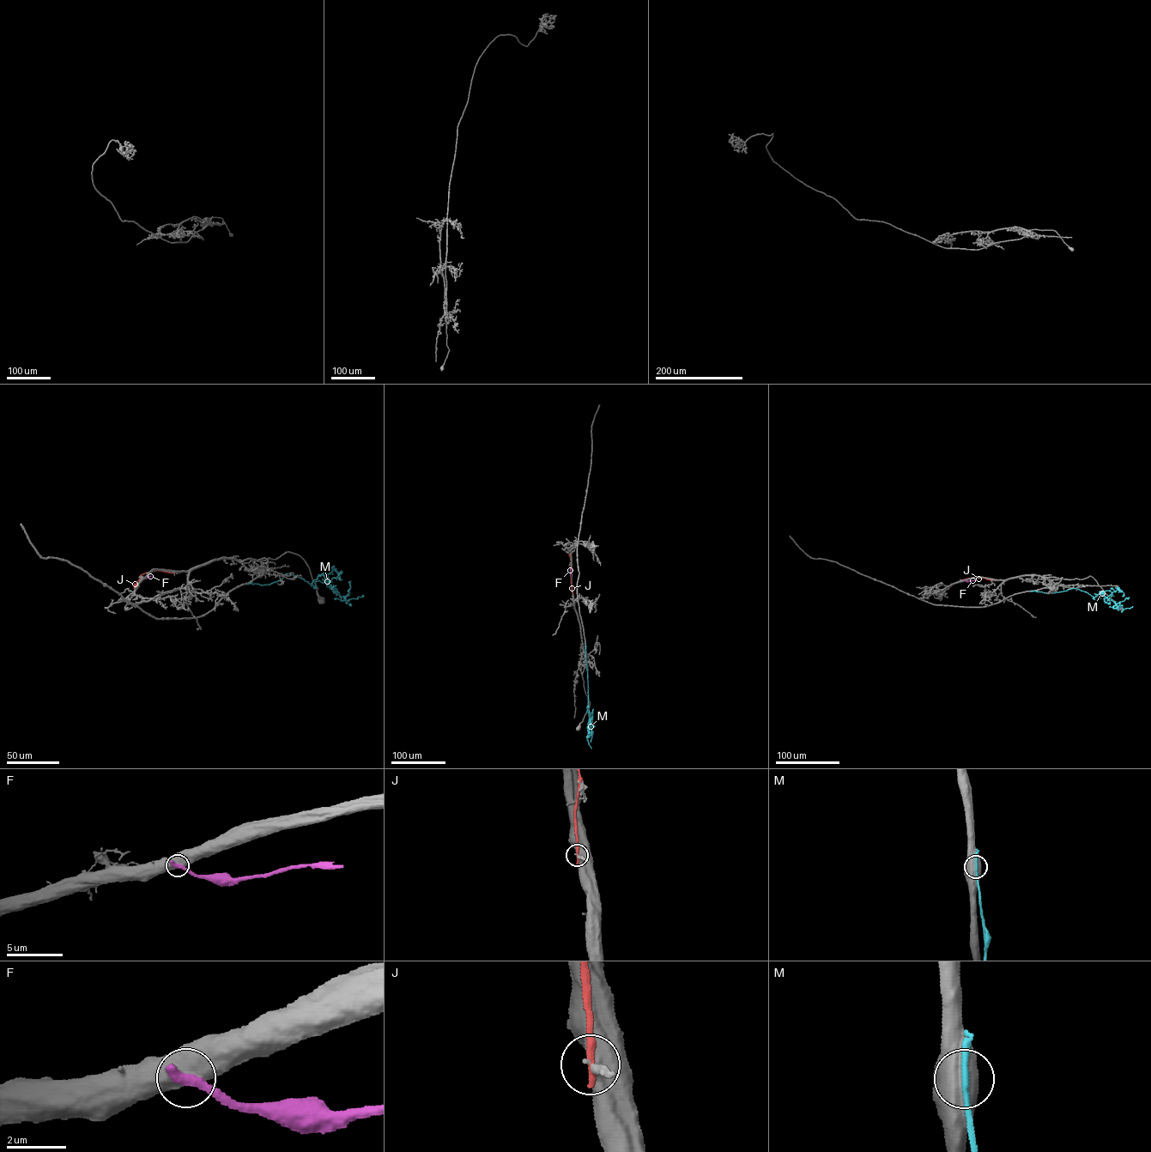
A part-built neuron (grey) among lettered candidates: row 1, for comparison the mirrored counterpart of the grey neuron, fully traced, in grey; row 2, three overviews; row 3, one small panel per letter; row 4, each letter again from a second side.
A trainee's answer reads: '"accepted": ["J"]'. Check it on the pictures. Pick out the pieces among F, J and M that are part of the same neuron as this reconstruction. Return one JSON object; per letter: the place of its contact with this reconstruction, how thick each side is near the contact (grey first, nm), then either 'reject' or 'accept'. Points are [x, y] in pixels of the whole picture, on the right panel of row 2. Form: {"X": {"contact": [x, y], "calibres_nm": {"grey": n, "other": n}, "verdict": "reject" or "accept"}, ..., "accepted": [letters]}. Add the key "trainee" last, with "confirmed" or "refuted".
{"F": {"contact": [965, 580], "calibres_nm": {"grey": 800, "other": 400}, "verdict": "reject"}, "J": {"contact": [995, 580], "calibres_nm": {"grey": 280, "other": 280}, "verdict": "reject"}, "M": {"contact": [1031, 591], "calibres_nm": {"grey": 800, "other": 220}, "verdict": "reject"}, "accepted": [], "trainee": "refuted"}

